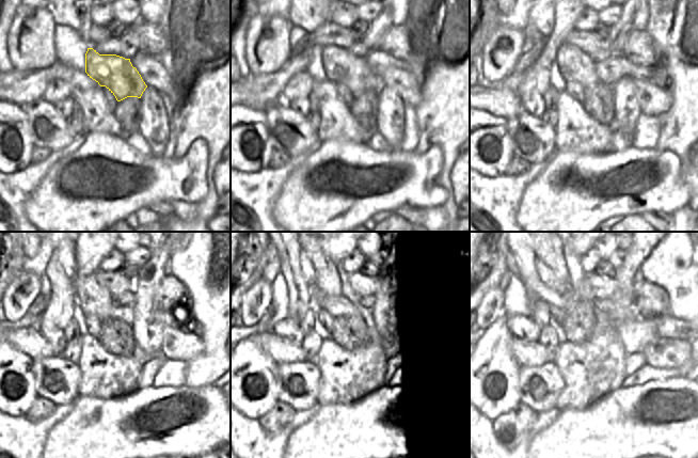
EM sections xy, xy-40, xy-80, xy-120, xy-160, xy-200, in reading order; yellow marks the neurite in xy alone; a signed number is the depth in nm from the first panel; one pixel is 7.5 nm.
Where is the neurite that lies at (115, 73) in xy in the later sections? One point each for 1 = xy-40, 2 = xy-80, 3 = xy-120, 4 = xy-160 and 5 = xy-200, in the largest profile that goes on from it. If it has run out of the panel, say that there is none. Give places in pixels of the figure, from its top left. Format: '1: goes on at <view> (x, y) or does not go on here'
1: goes on at xy-40 (339, 66)
2: goes on at xy-80 (574, 65)
3: goes on at xy-120 (85, 291)
4: goes on at xy-160 (331, 281)
5: goes on at xy-200 (554, 253)

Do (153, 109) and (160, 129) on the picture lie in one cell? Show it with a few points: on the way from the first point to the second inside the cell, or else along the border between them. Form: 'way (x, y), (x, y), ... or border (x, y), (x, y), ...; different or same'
way (153, 114), (155, 124); same

